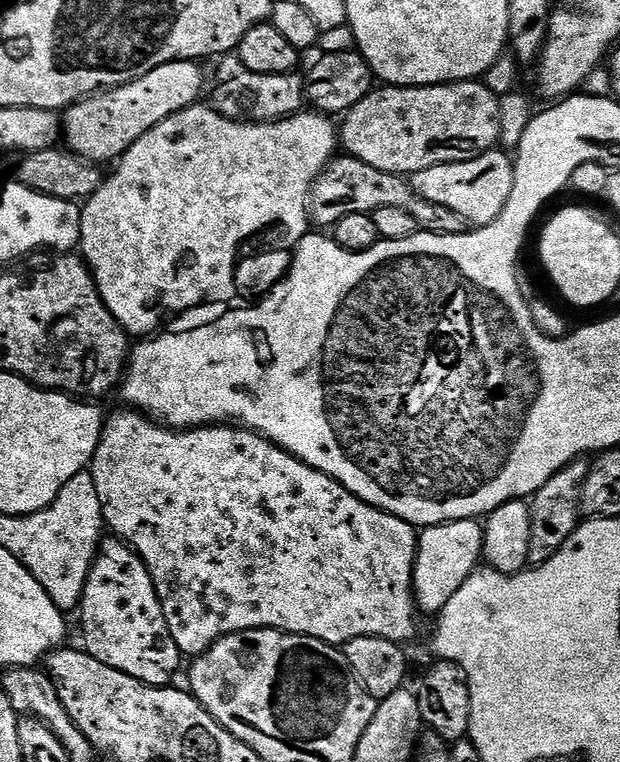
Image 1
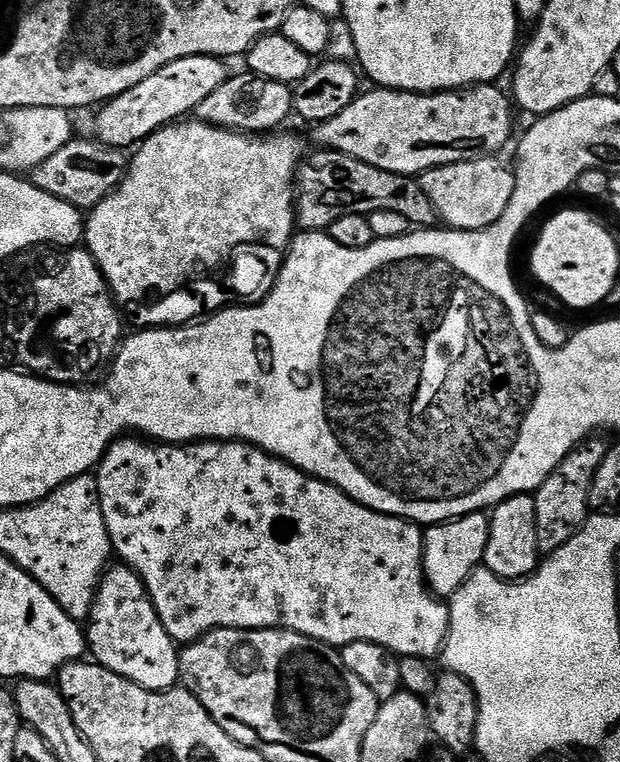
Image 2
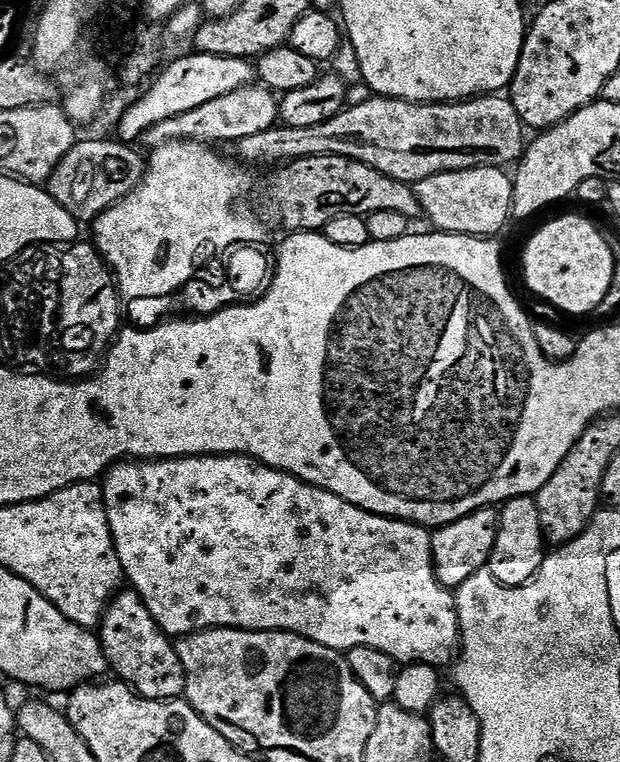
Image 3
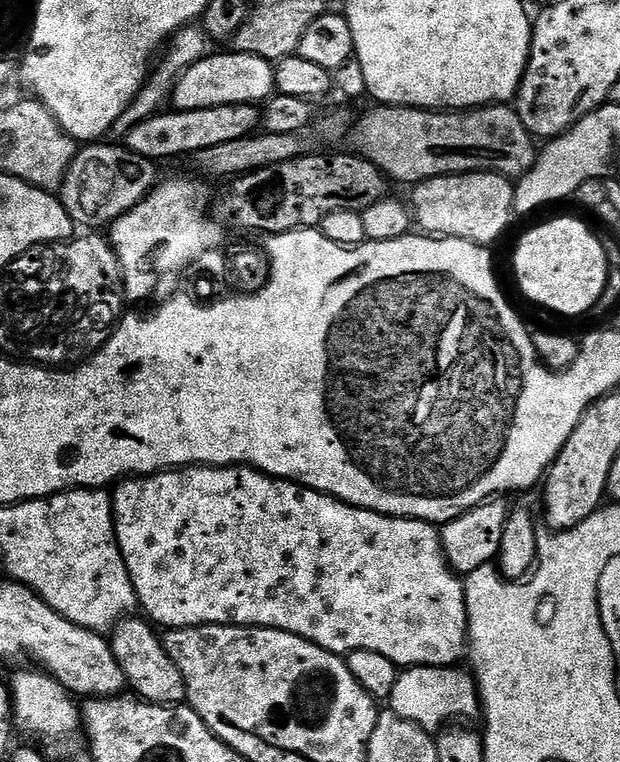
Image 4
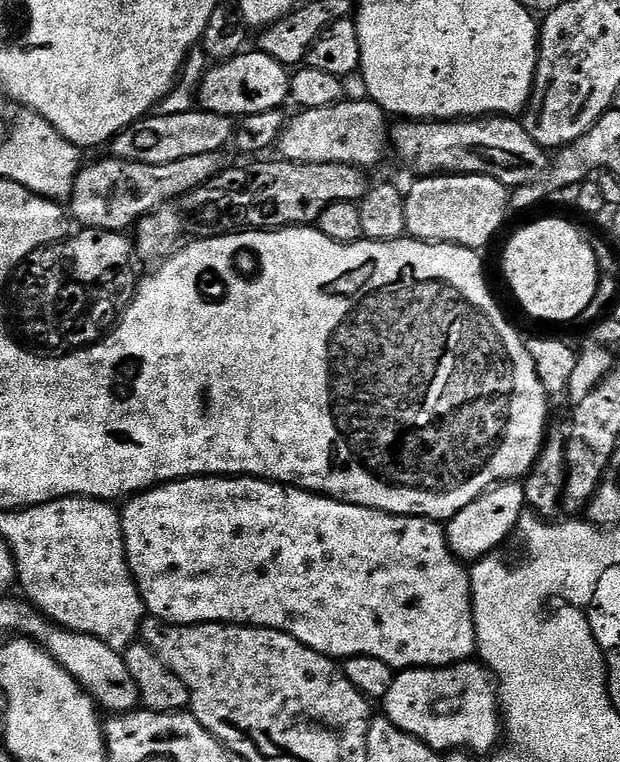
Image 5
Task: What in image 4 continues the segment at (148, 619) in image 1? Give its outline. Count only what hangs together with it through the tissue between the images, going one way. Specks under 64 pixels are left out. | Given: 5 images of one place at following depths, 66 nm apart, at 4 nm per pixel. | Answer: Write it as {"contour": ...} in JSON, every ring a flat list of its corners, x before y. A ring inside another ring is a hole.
{"contour":[[136,619,121,620,110,633,112,653,118,666,122,666,122,674,126,674,128,688,139,699,147,700,149,704,183,705,186,700,186,686,178,666,174,666,170,654,166,654,164,641,158,635,157,629,147,619]]}

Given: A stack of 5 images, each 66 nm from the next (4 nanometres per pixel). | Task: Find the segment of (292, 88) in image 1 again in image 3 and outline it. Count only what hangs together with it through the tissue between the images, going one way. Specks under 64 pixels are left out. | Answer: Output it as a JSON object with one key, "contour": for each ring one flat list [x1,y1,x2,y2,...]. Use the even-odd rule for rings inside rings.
{"contour":[[253,82,242,90,230,90,230,94,214,98,214,102,206,102,206,106,198,106,198,110,186,110,186,114,178,114,178,118,166,118,166,122,150,126,150,130,143,134,142,144,145,144,145,149,148,150,161,148,175,140,197,140,200,144,211,142,220,146,223,140,231,142,238,138,251,138,254,134,262,134,262,130,277,127,279,119,280,101,277,93,259,82]]}

